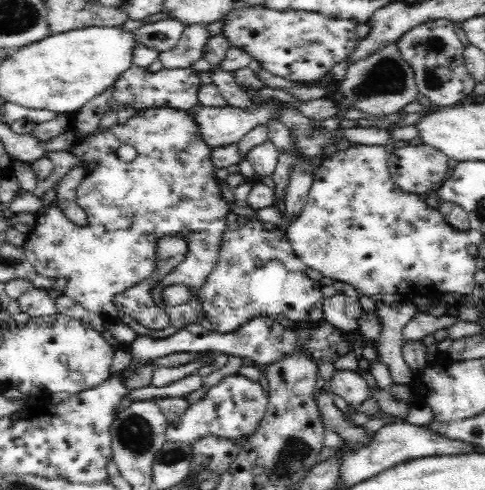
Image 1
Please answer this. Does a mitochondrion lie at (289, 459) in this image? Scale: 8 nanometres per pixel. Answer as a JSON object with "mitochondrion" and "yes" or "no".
{"mitochondrion":"yes"}

